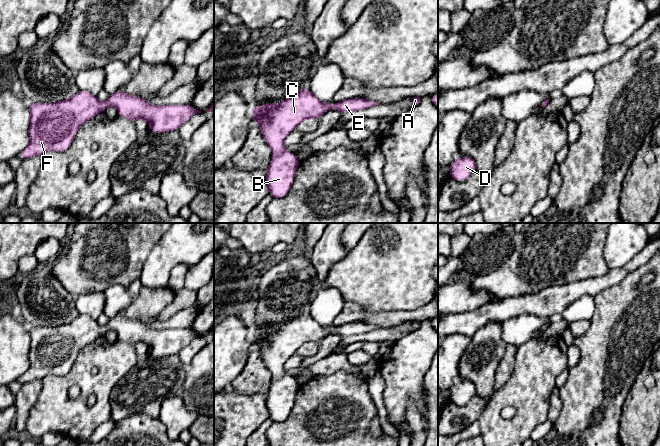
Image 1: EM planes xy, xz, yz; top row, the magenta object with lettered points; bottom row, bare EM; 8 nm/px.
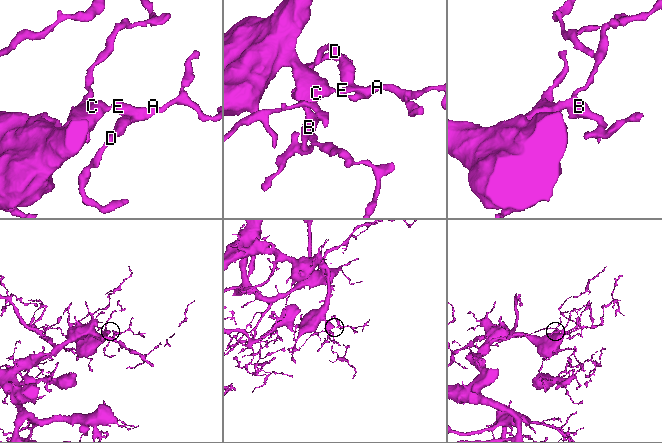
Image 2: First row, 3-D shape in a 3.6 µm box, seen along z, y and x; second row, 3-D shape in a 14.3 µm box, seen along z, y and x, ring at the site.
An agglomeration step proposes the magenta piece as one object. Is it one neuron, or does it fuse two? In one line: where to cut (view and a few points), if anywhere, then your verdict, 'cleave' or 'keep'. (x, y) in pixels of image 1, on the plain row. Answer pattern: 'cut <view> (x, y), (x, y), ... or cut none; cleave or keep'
cut none; keep

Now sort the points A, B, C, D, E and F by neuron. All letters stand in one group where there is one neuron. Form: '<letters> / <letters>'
A B C D E F

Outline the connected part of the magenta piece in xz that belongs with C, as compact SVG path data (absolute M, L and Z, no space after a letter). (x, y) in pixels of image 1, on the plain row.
M308 311L291 318L282 327L254 330L251 335L252 343L260 351L263 362L272 374L273 383L267 392L266 407L273 423L285 421L292 411L300 385L296 378L285 373L283 366L301 346L318 343L330 333L346 337L376 329L379 327L366 322L327 328L319 324Z

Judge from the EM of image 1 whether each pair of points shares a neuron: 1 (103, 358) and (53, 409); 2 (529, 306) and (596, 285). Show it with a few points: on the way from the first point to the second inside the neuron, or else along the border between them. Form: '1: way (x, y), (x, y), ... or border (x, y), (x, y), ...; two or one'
1: way (88, 369), (83, 374), (72, 378), (56, 394); one
2: way (546, 307), (567, 291), (579, 288); one

